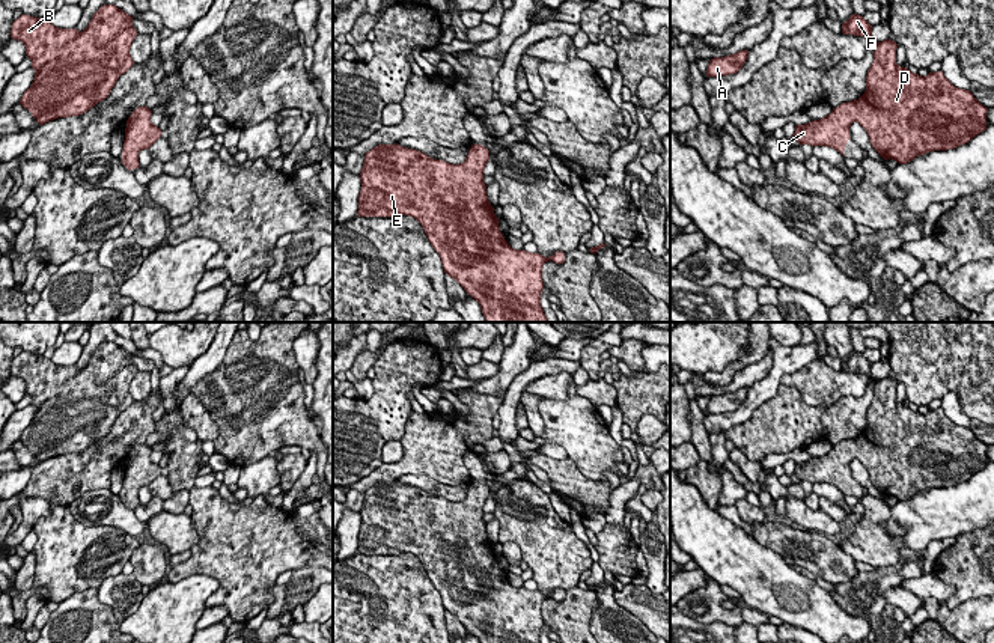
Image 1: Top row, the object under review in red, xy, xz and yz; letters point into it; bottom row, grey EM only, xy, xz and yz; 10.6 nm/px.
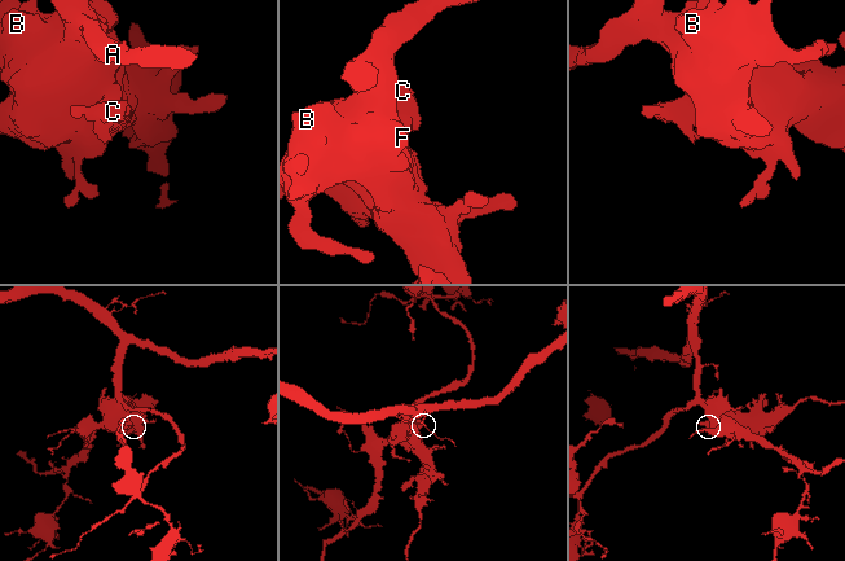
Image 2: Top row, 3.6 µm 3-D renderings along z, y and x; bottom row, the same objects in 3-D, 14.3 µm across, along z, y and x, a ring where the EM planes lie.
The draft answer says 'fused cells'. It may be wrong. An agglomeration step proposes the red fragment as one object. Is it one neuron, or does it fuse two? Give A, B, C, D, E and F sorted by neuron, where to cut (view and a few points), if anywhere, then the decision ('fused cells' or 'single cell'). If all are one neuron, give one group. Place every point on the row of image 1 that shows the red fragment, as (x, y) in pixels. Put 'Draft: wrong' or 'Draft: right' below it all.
A B C D E F; no cut; single cell
Draft: wrong

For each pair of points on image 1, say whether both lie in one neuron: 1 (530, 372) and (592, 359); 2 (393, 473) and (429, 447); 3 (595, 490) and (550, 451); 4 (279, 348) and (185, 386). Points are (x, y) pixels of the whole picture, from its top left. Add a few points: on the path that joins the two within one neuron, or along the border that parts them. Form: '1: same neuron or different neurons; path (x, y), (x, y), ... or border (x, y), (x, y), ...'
1: different neurons; border (577, 360), (582, 365)
2: same neuron; path (402, 467), (420, 457)
3: different neurons; border (539, 454), (548, 458), (567, 458)
4: different neurons; border (223, 357), (189, 392)

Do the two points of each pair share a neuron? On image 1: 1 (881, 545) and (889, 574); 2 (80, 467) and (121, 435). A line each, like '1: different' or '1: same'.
1: different
2: same

